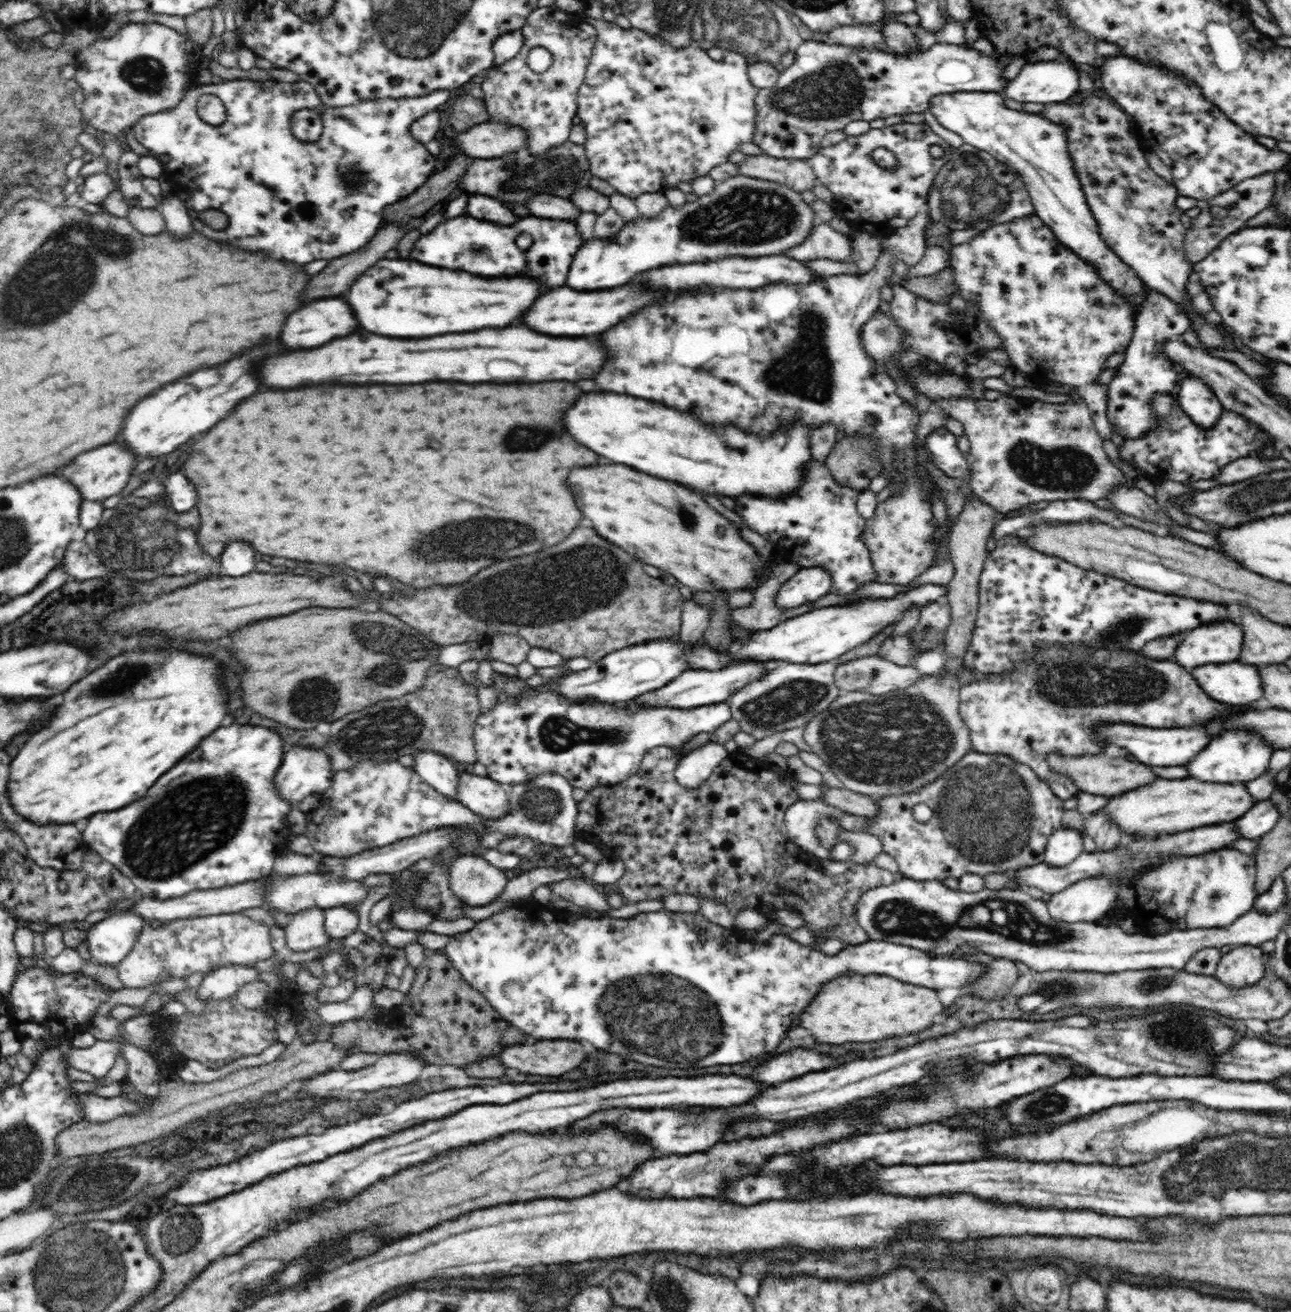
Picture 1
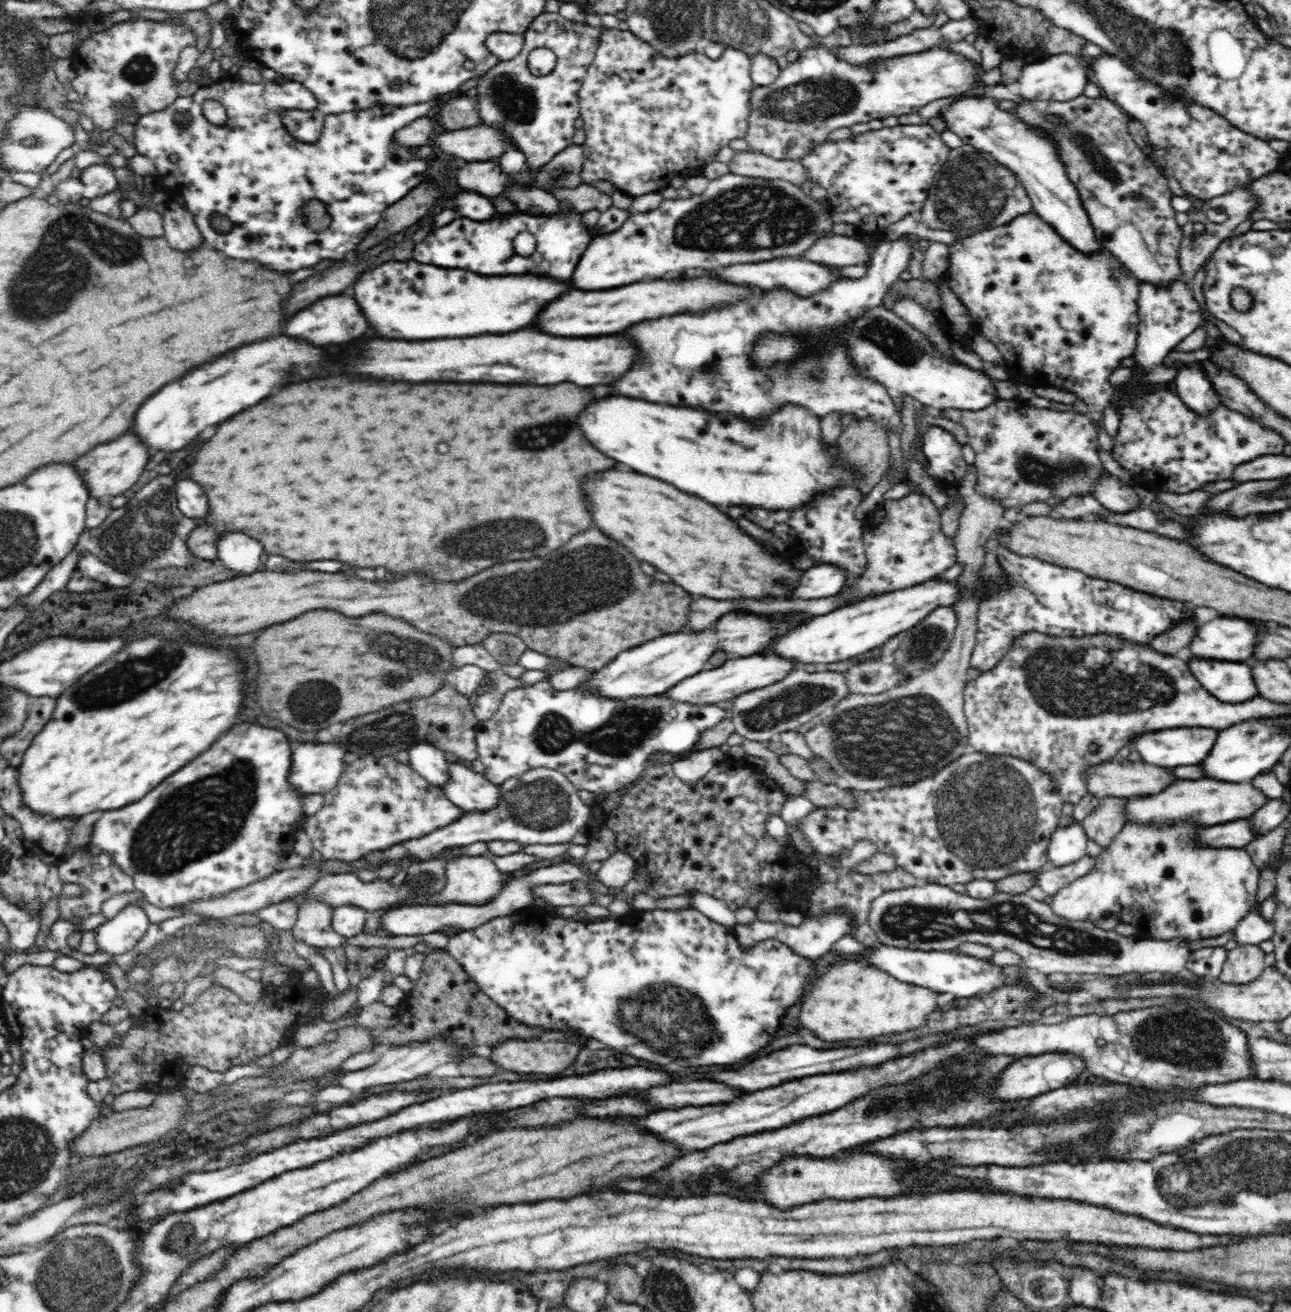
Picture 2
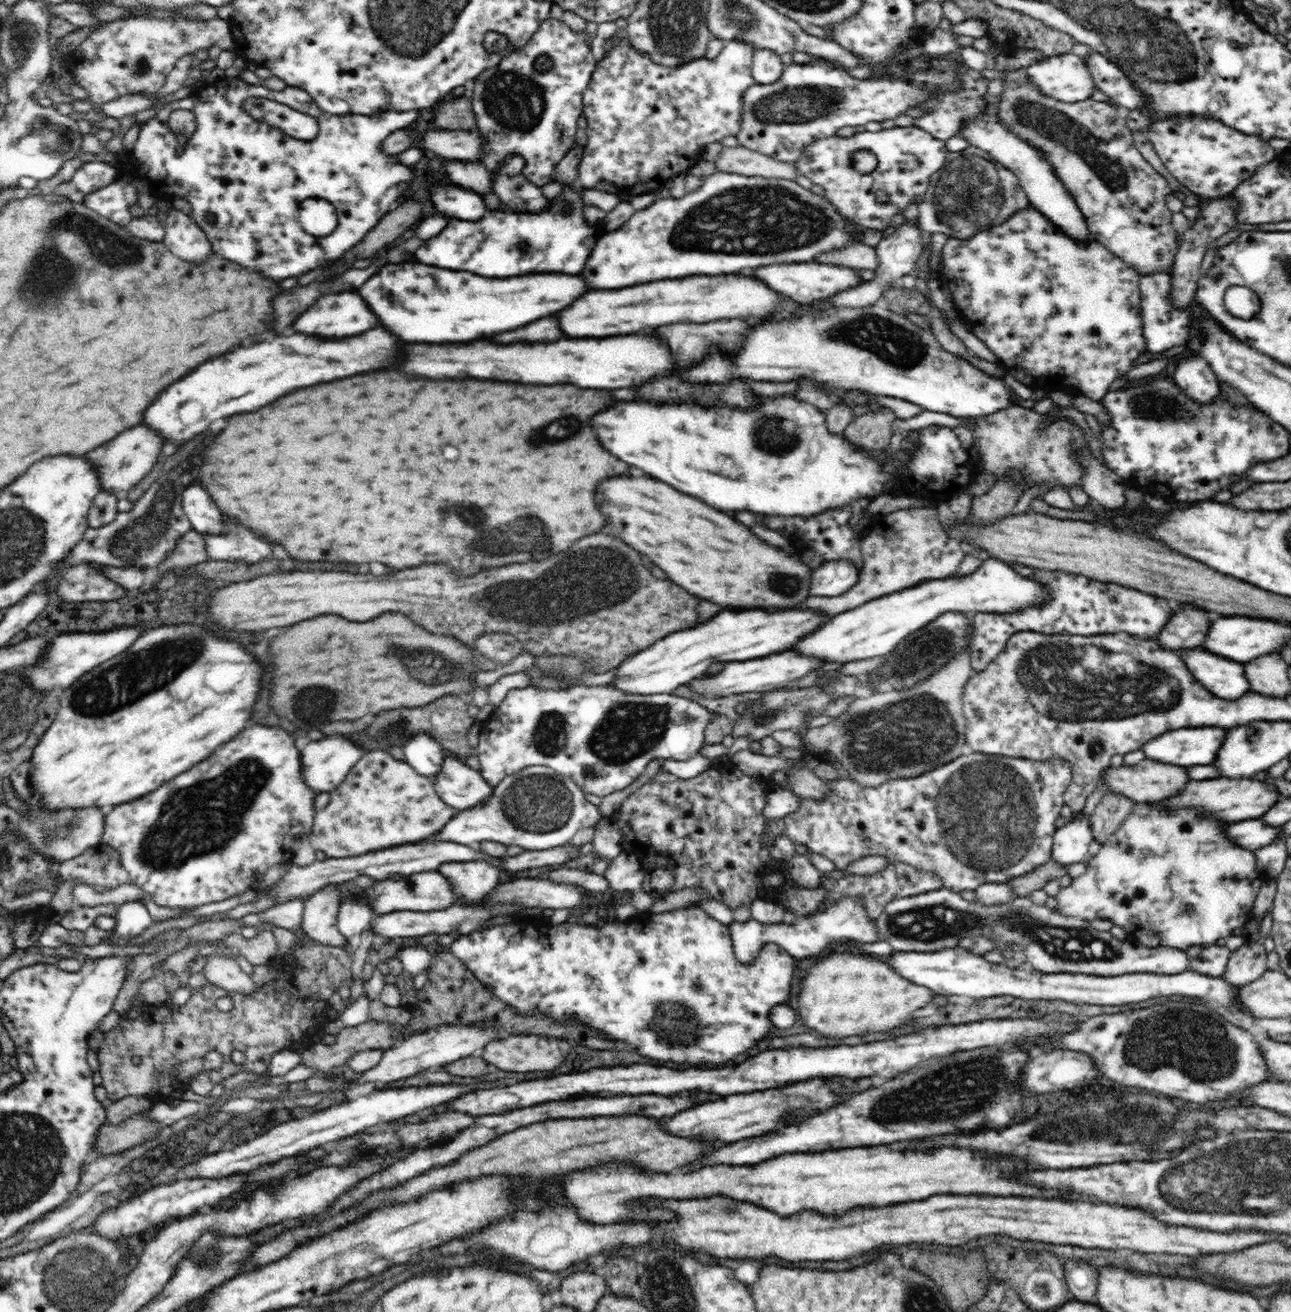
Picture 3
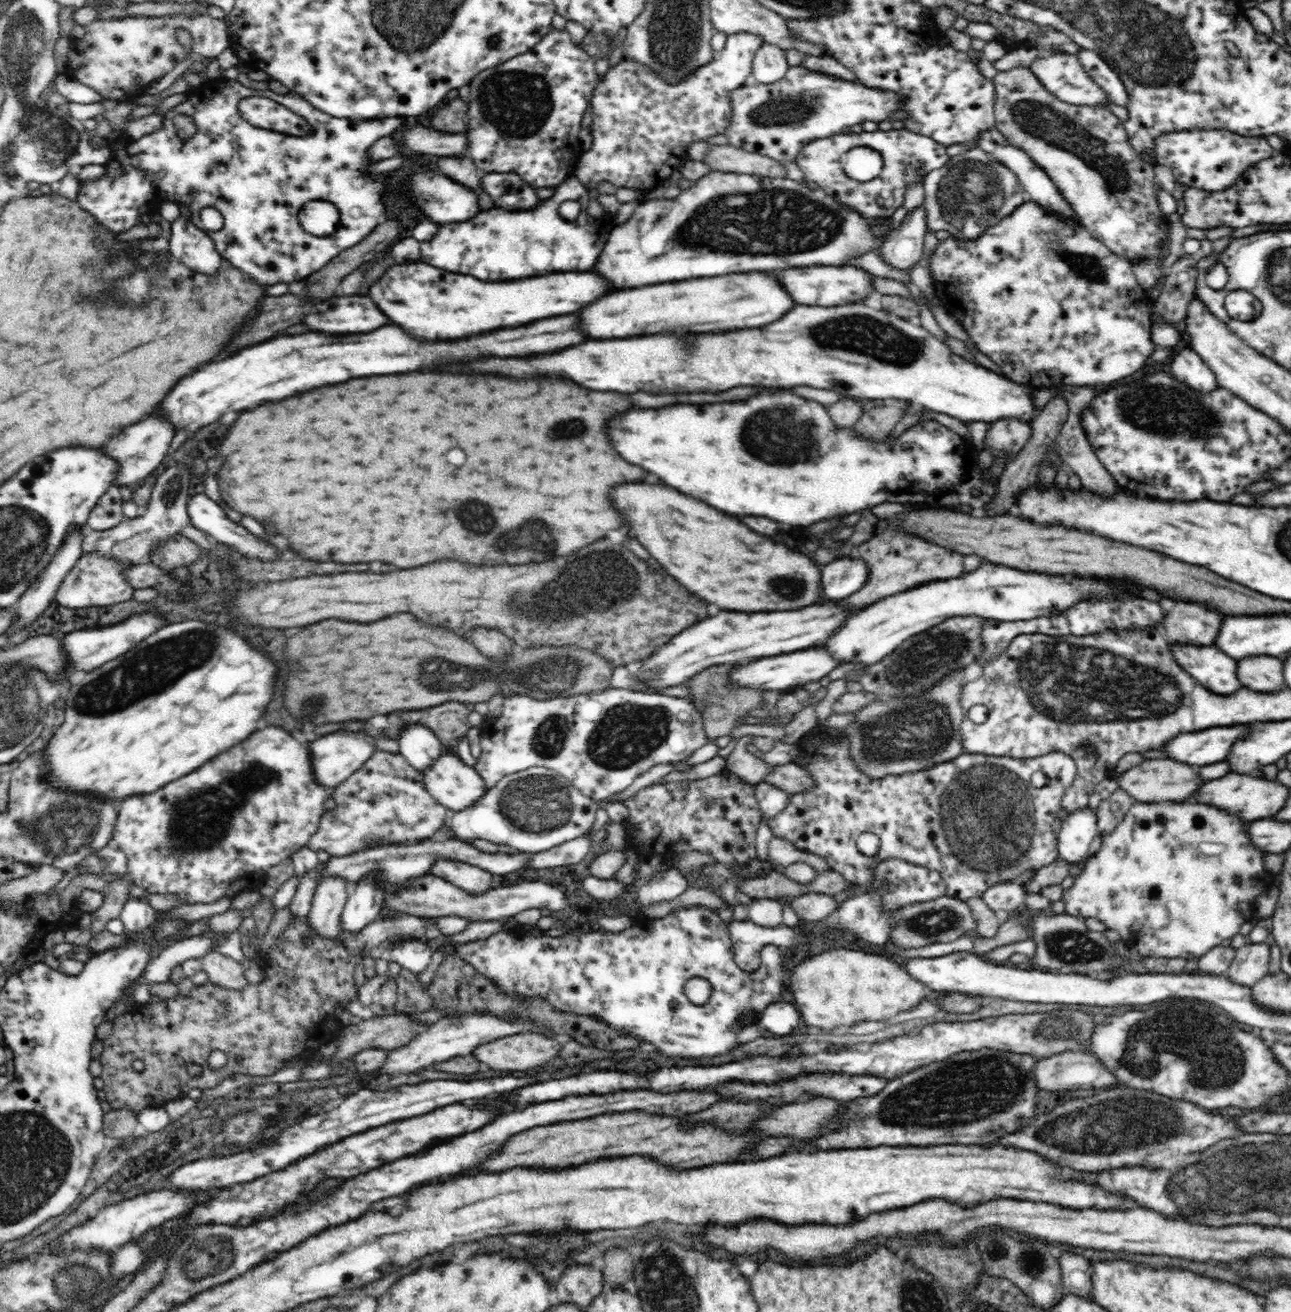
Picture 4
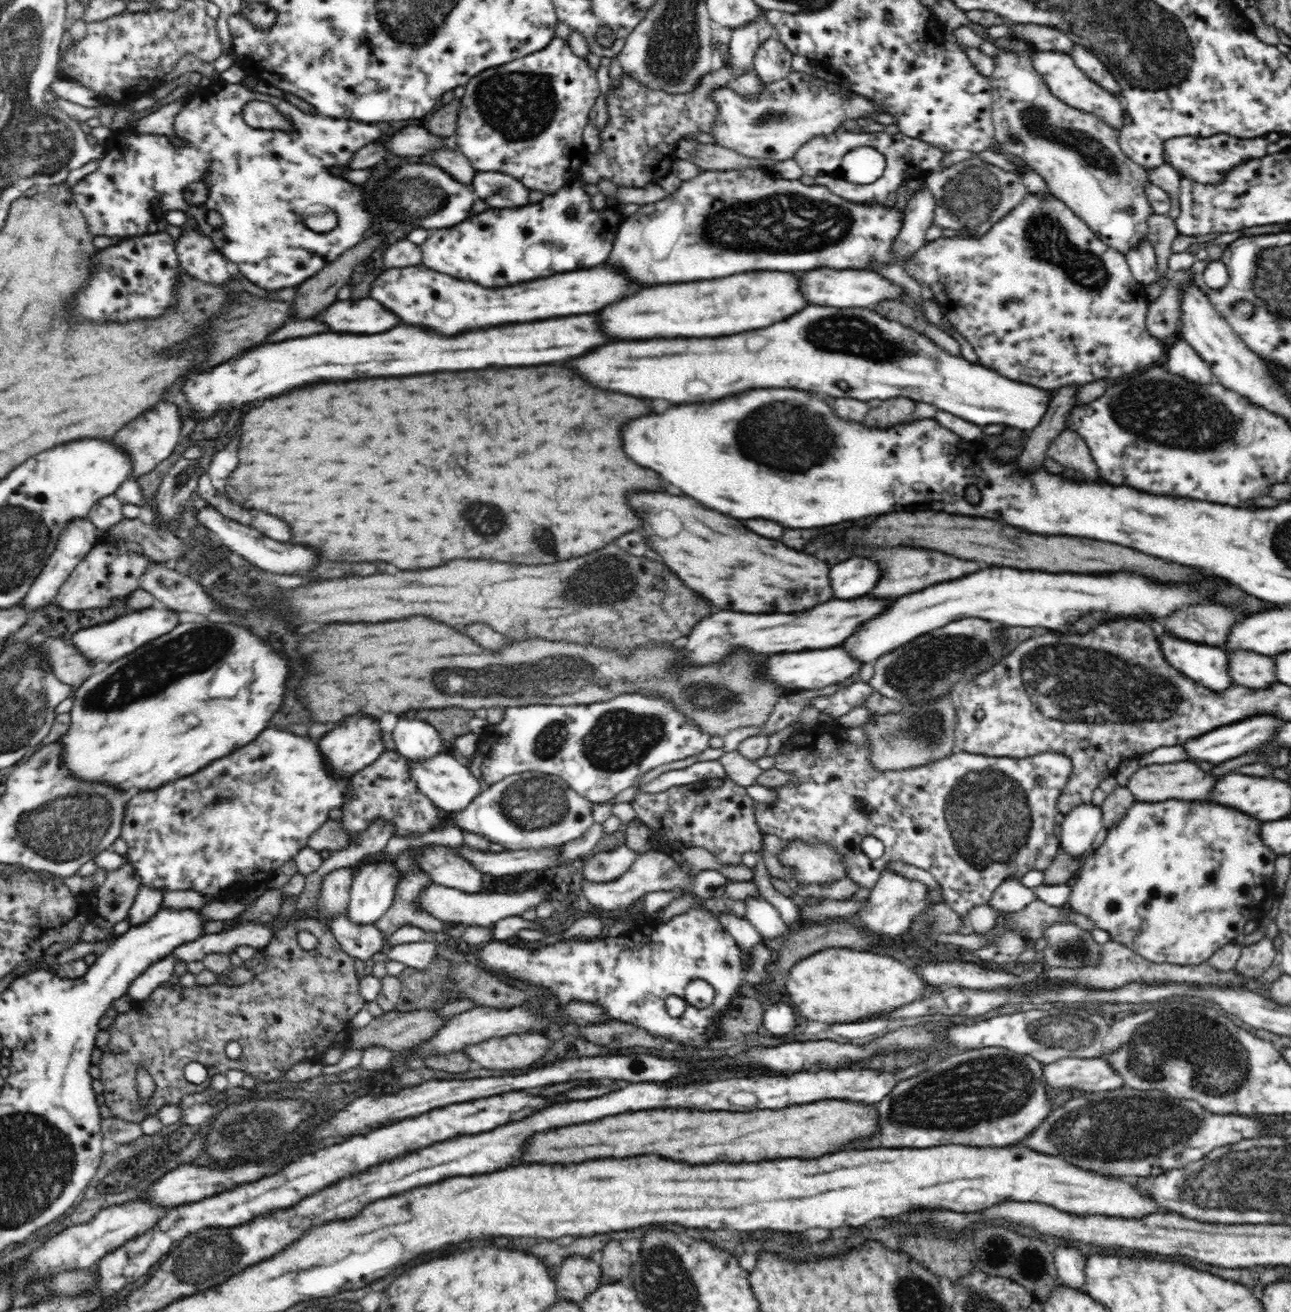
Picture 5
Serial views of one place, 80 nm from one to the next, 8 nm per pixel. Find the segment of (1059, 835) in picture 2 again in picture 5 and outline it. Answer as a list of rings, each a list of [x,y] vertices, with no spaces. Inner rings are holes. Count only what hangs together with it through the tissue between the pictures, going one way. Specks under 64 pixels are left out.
[[[1092,803],[1075,806],[1060,825],[1060,848],[1082,859],[1092,851],[1094,838],[1102,830],[1102,809]]]

